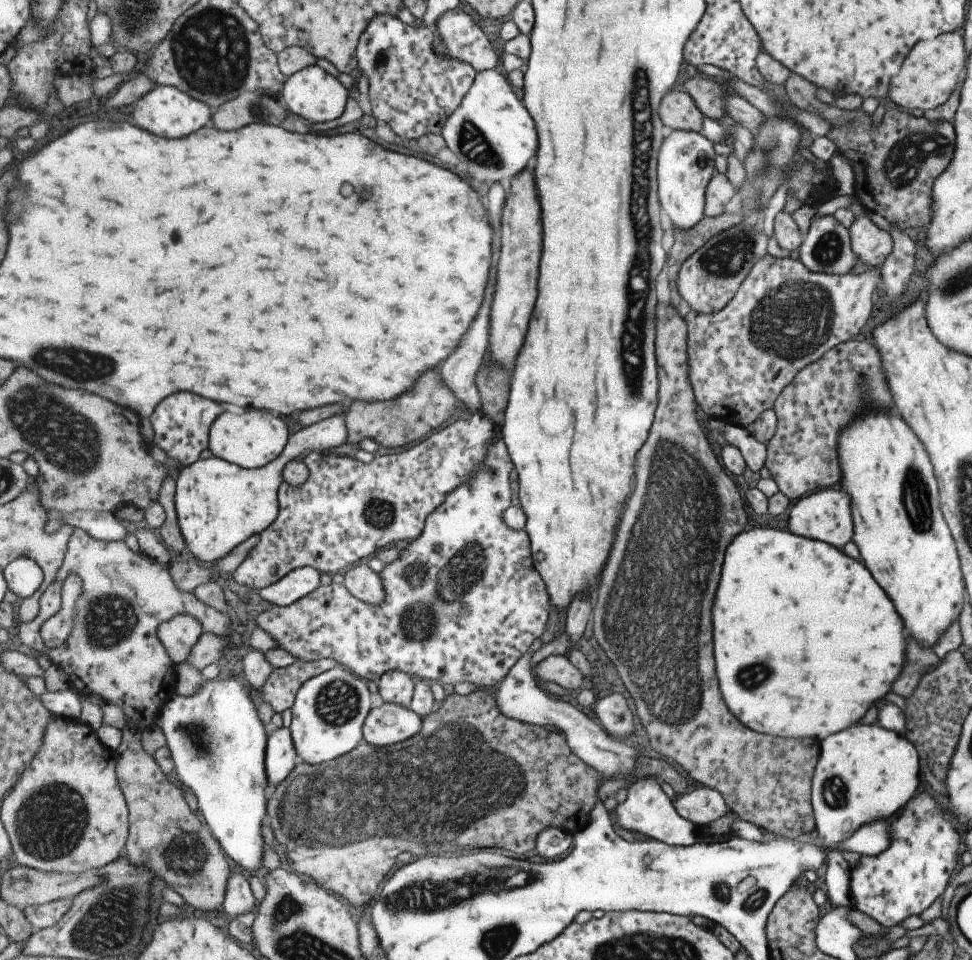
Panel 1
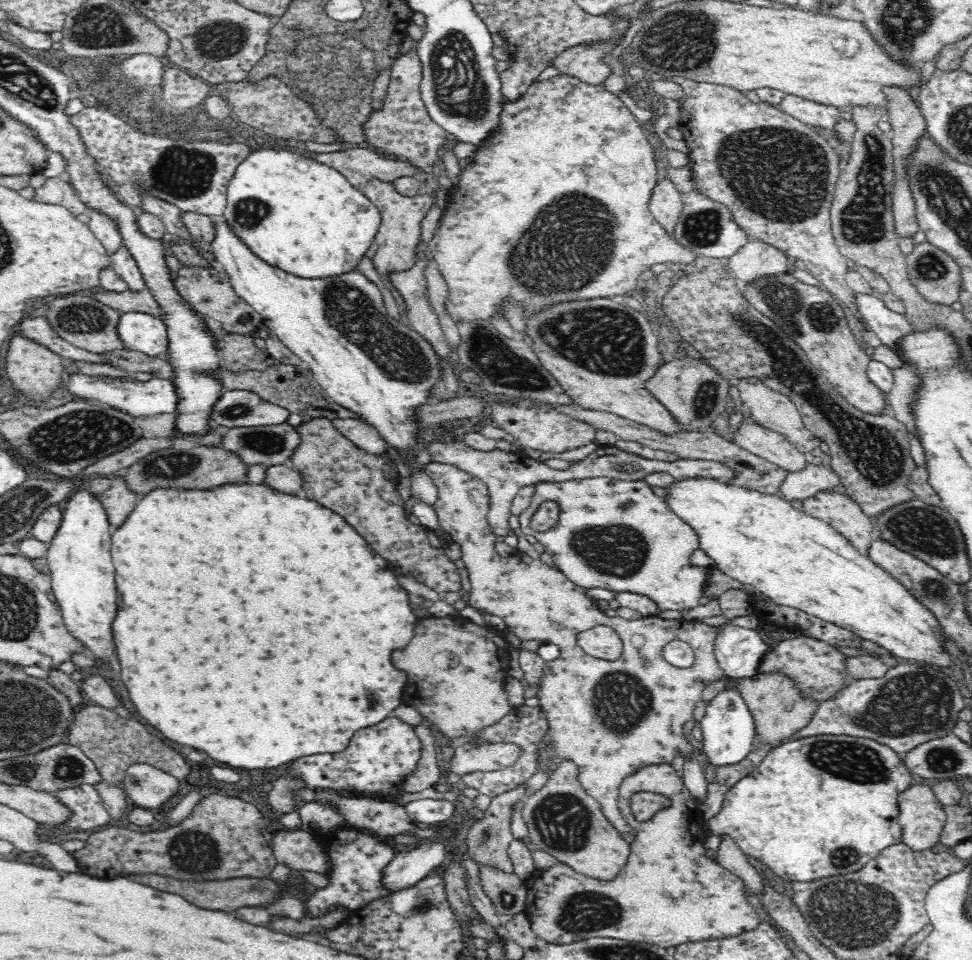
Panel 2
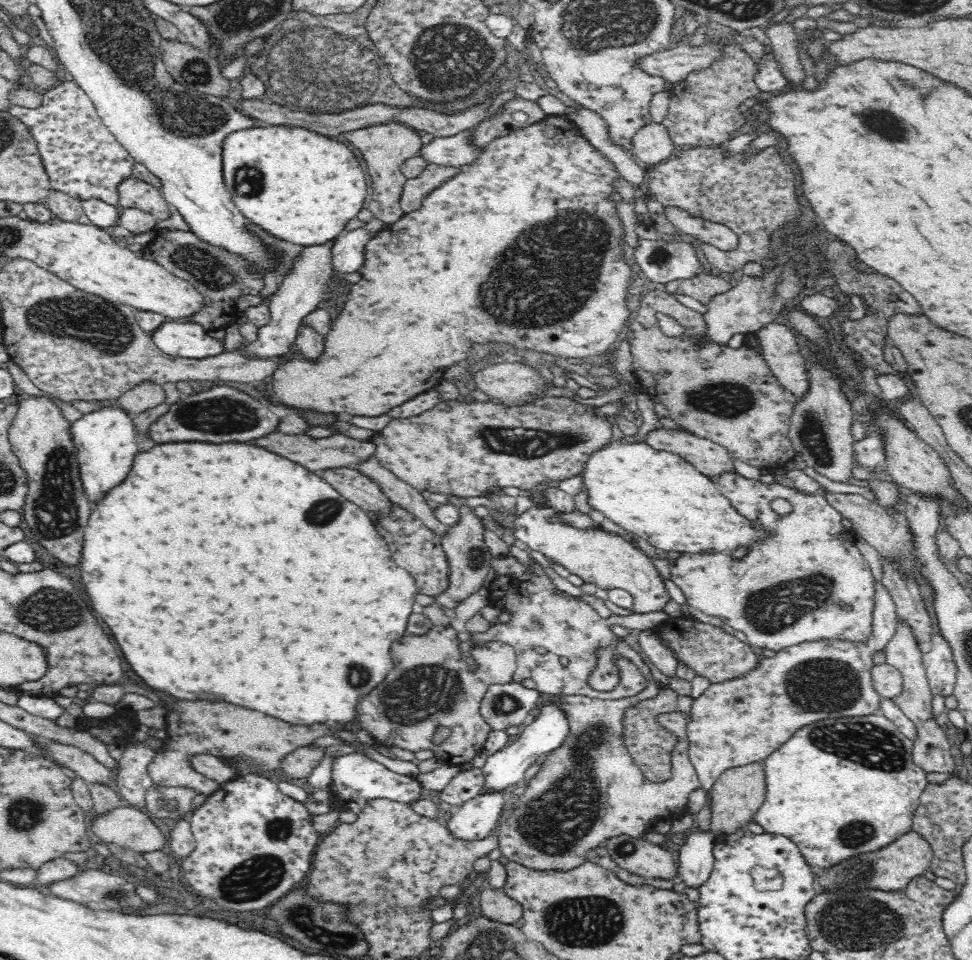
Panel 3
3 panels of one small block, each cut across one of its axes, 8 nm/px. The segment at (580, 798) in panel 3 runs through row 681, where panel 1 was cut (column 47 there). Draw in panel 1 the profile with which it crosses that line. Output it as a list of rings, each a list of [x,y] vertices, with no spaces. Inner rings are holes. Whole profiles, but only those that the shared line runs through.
[[[77,528],[69,542],[67,558],[59,570],[57,582],[43,594],[41,614],[31,624],[19,626],[19,638],[39,654],[47,654],[51,662],[65,670],[71,690],[87,696],[101,696],[107,704],[121,708],[127,724],[137,728],[155,728],[161,716],[161,706],[175,698],[177,678],[173,662],[167,656],[167,646],[161,642],[159,628],[183,614],[195,616],[203,624],[203,634],[217,634],[229,650],[231,630],[237,628],[235,616],[205,604],[195,592],[183,592],[173,582],[167,564],[151,560],[143,552],[133,552],[125,542],[105,542]],[[77,572],[85,582],[85,594],[79,598],[79,616],[67,644],[49,648],[43,640],[43,624],[61,612],[63,586]]]

